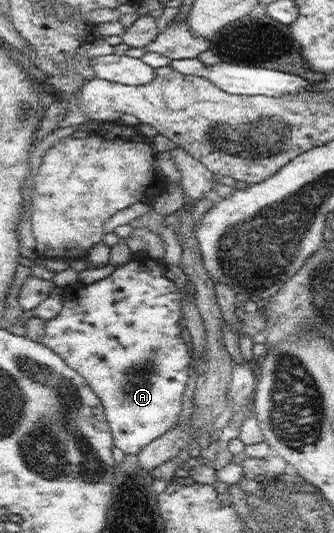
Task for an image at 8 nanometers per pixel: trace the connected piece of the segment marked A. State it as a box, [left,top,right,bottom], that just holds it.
[41,256,191,455]

